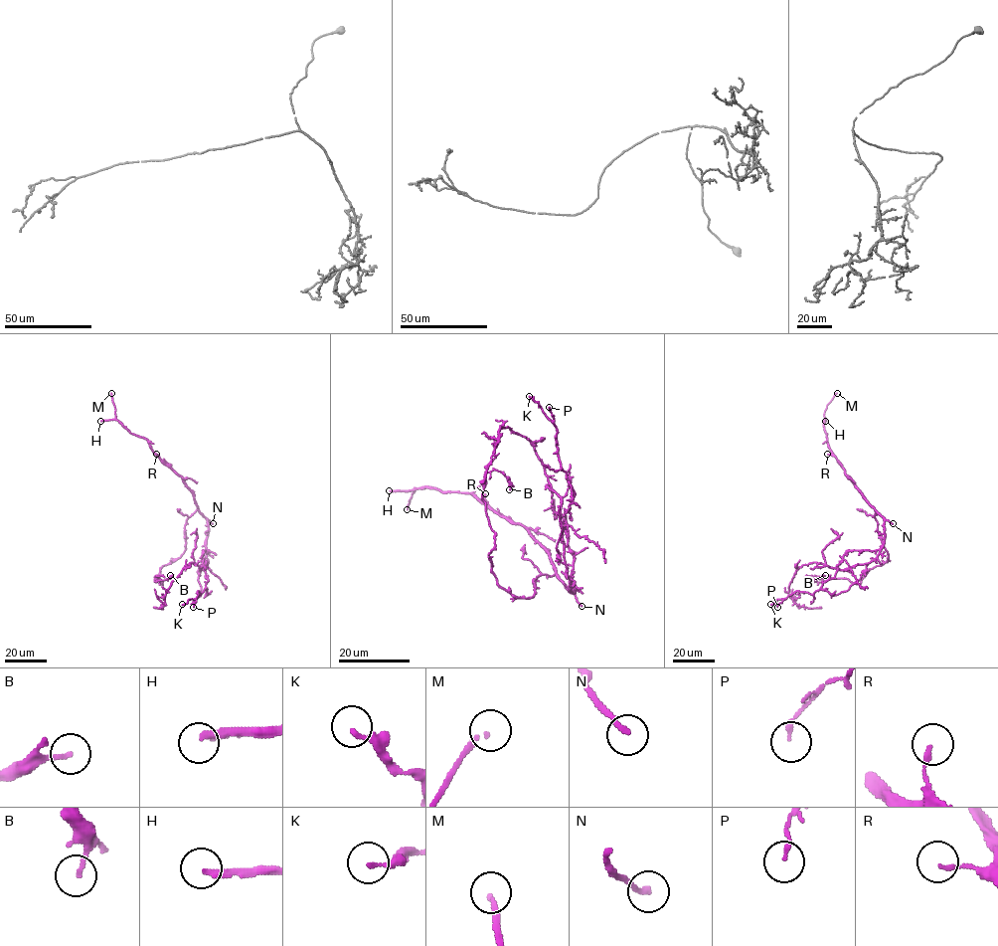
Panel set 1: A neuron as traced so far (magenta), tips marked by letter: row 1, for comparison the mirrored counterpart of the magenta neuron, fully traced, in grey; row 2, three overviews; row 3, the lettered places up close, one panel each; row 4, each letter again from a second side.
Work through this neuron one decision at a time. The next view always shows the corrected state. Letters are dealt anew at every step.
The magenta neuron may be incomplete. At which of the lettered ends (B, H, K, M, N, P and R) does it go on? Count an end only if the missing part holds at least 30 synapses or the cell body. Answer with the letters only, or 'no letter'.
H, M, N

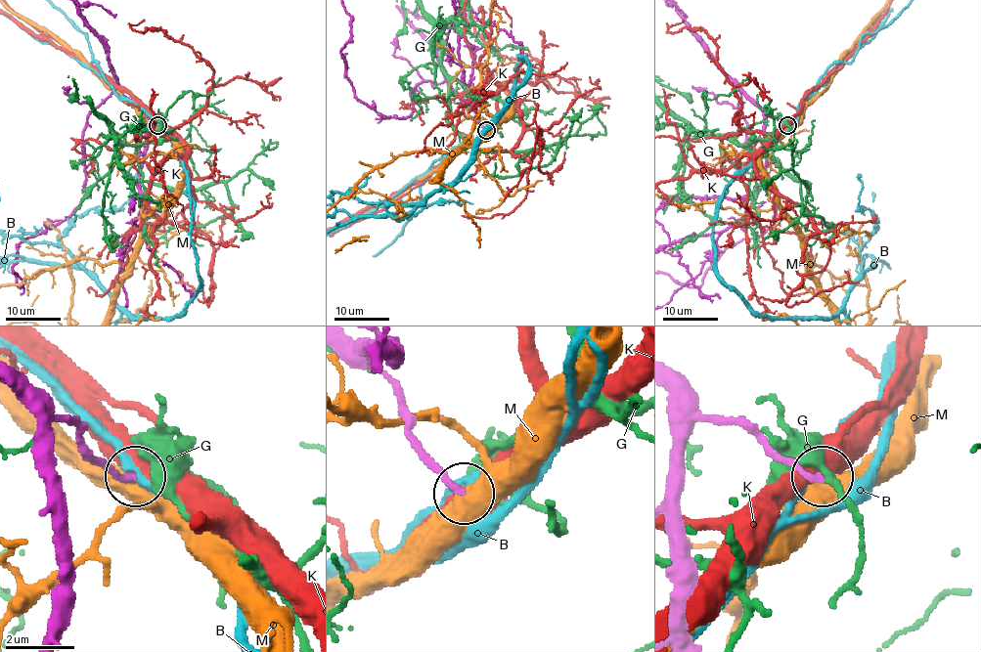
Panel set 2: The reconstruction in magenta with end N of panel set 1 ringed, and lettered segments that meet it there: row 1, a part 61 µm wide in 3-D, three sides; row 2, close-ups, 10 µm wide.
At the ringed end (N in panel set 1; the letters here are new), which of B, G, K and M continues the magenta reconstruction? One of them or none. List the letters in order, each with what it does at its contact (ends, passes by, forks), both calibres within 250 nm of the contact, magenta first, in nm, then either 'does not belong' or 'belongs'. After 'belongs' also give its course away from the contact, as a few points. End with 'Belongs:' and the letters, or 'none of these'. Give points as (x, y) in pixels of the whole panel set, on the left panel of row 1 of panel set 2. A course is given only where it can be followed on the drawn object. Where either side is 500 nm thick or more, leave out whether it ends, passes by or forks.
B: it passes by; calibres 200 and 240 nm; does not belong
G: it ends; calibres 190 and 120 nm; does not belong
K: calibres 200 and 700 nm; does not belong
M: calibres 200 and 550 nm; does not belong
Belongs: none of these

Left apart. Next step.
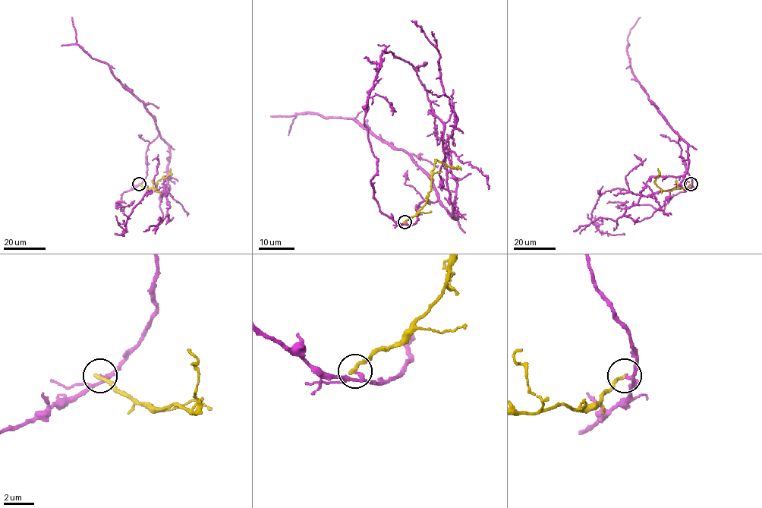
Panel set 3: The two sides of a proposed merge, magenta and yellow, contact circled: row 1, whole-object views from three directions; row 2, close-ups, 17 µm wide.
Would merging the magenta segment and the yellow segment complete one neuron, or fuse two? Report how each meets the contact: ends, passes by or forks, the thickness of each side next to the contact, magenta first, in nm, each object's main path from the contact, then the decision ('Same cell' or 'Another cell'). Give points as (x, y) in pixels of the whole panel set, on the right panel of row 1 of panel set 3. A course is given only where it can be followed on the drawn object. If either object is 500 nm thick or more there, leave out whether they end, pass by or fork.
At the ring magenta passes by. At the ring yellow ends. Thickness 190 nm (magenta) against 280 nm. Course of magenta: (691, 184), (678, 134), (688, 162), (677, 187), (599, 196), (591, 222), (625, 234). Course of yellow: (691, 184), (685, 188), (662, 191), (654, 181), (659, 175), (657, 168). Another cell

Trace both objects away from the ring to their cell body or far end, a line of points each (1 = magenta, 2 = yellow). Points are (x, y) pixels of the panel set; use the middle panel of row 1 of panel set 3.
1: (404, 222), (426, 200), (458, 217), (444, 125), (416, 70), (391, 52), (363, 108)
2: (404, 222), (416, 213), (426, 202), (431, 187), (431, 174), (436, 159), (455, 168), (458, 165)

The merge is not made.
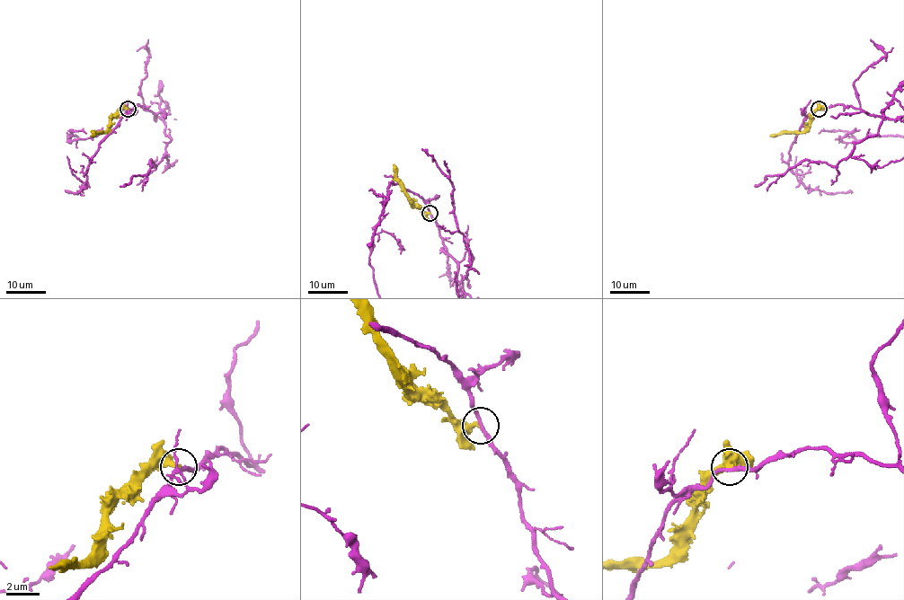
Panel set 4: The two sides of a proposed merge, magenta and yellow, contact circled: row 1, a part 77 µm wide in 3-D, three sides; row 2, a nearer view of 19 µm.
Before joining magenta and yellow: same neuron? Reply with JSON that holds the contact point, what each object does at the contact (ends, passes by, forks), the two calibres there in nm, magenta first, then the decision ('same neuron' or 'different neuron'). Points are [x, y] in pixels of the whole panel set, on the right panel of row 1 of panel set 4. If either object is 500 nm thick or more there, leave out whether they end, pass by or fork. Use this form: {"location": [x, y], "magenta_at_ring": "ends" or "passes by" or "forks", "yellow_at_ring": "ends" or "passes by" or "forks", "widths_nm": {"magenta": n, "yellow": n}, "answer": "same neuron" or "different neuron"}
{"location": [819, 109], "magenta_at_ring": "passes by", "yellow_at_ring": "ends", "widths_nm": {"magenta": 240, "yellow": 320}, "answer": "different neuron"}

